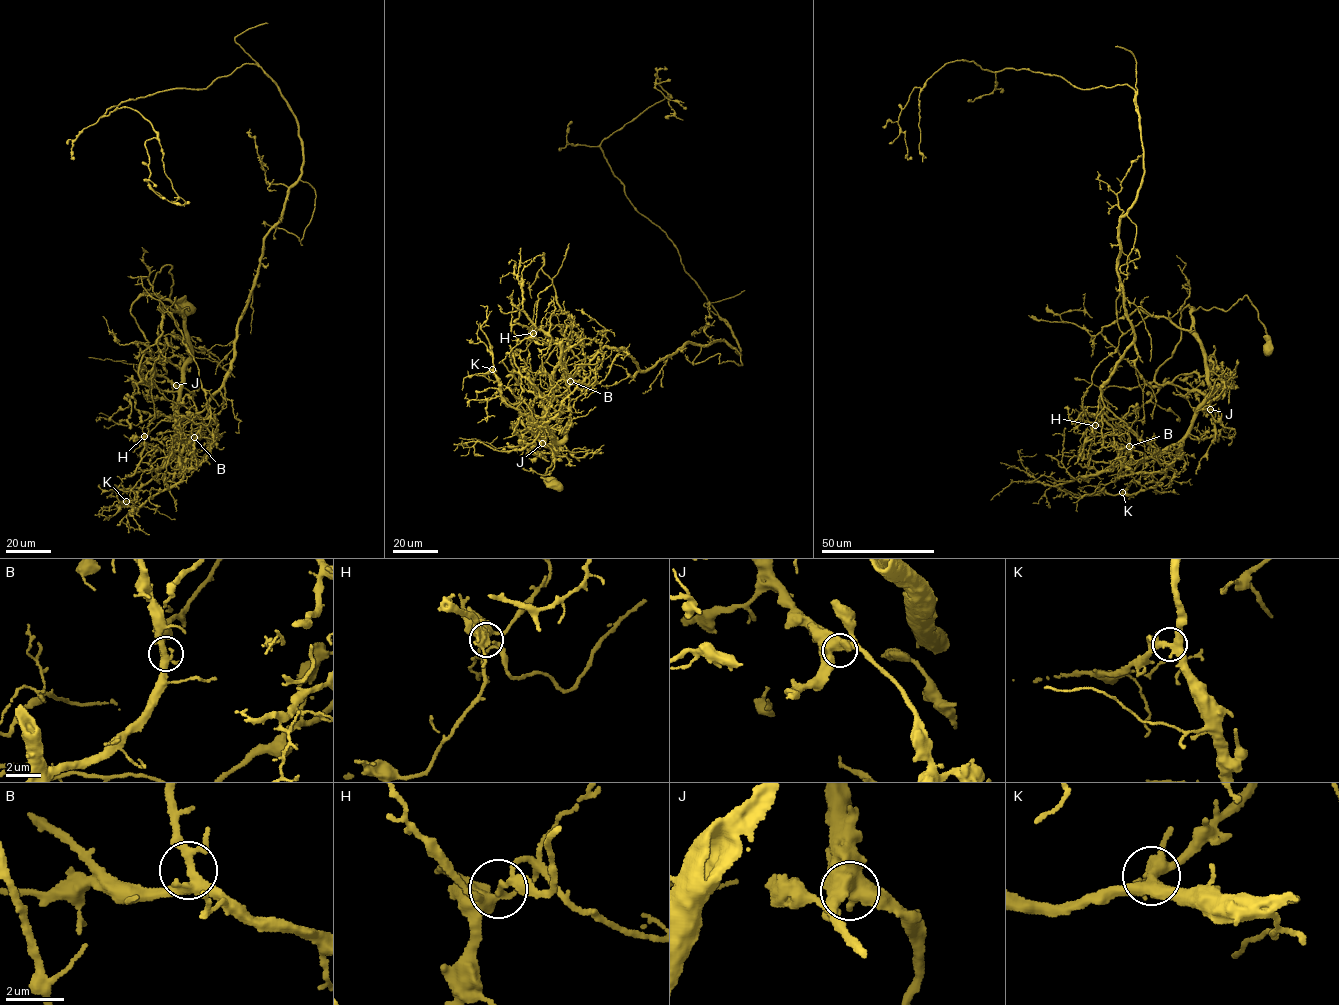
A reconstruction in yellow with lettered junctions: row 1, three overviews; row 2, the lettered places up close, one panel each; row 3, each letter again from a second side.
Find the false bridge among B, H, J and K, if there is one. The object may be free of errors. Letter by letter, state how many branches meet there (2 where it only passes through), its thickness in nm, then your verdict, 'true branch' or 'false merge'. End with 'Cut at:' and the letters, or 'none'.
B: branches 4; calibre 320 nm; true branch
H: branches 4; calibre 280 nm; false merge
J: branches 4; calibre 500 nm; true branch
K: branches 4; calibre 340 nm; true branch
Cut at: H

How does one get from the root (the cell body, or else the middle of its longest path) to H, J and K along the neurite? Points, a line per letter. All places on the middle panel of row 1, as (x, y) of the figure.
H: (557, 485), (541, 477), (556, 452), (533, 404), (570, 412), (554, 441), (510, 345), (515, 324), (533, 333)
J: (557, 485), (541, 477), (556, 452), (533, 422), (533, 404), (553, 400), (526, 376), (542, 443)
K: (557, 485), (541, 477), (556, 452), (533, 404), (558, 400), (570, 412), (554, 441), (506, 403), (492, 369)

